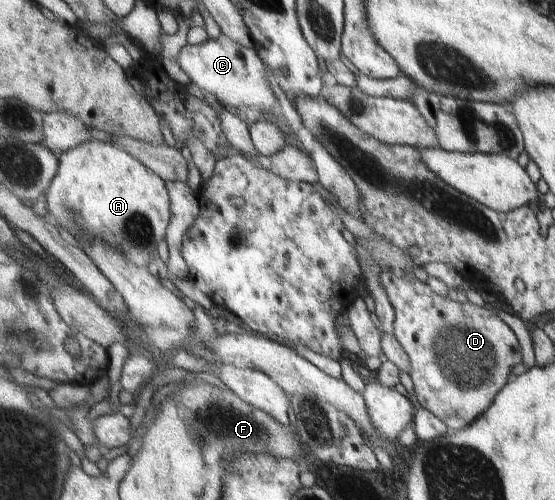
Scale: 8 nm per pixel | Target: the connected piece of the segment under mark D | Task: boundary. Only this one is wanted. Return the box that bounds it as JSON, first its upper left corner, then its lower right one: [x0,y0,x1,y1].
[380,269,524,429]

